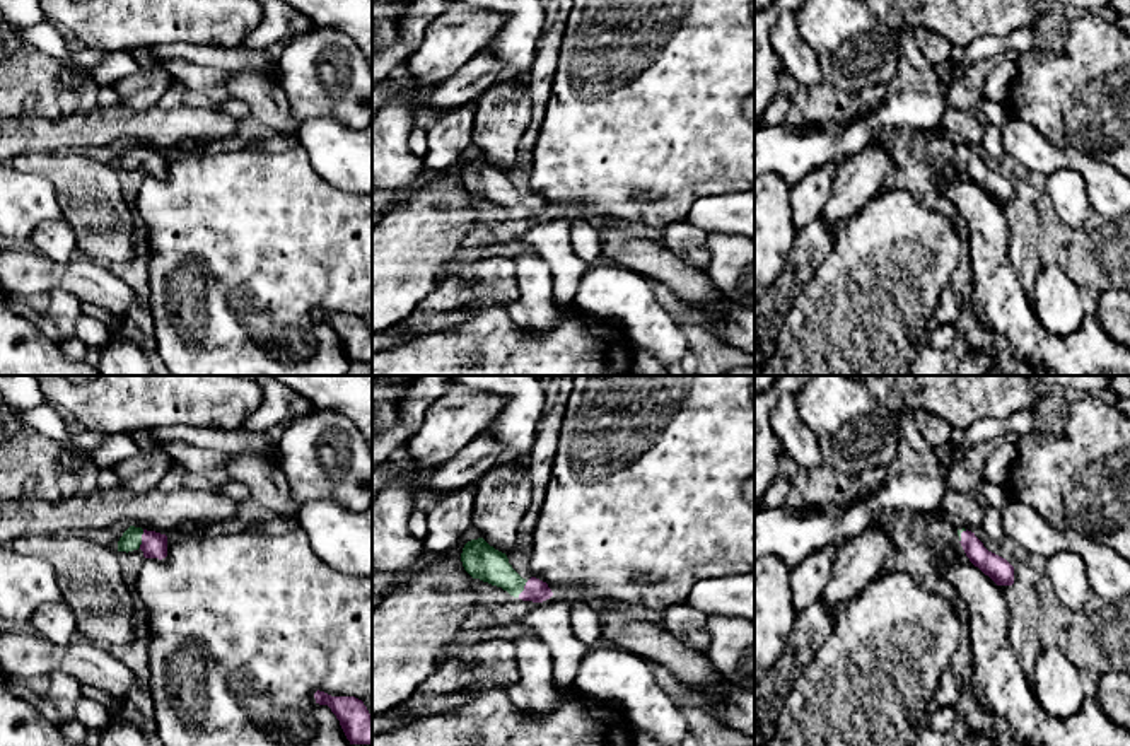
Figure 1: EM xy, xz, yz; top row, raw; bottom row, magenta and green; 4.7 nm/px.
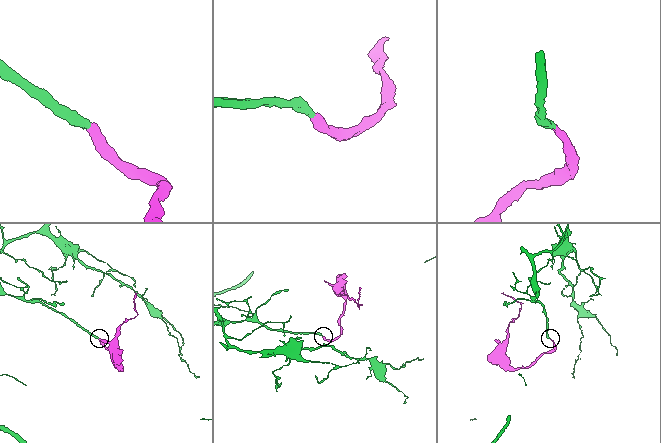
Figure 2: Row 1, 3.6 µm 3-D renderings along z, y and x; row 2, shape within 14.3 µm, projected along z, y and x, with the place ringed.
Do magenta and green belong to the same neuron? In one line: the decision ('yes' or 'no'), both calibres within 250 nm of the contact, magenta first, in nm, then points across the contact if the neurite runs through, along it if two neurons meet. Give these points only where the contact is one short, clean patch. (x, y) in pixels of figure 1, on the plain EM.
yes | 130/100 nm | across xy (154, 163), (142, 156), (132, 156)

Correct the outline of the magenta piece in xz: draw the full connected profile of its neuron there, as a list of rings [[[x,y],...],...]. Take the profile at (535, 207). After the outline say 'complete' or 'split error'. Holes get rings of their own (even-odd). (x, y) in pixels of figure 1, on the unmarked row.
[[[483,155],[464,162],[461,179],[473,196],[502,205],[522,219],[543,220],[553,213],[546,200],[536,195],[522,196],[509,181],[507,172],[490,164]]] | split error

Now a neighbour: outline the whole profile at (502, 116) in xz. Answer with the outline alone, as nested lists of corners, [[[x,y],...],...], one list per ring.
[[[502,80],[476,99],[473,149],[502,171],[517,162],[517,149],[531,123],[527,84]]]

